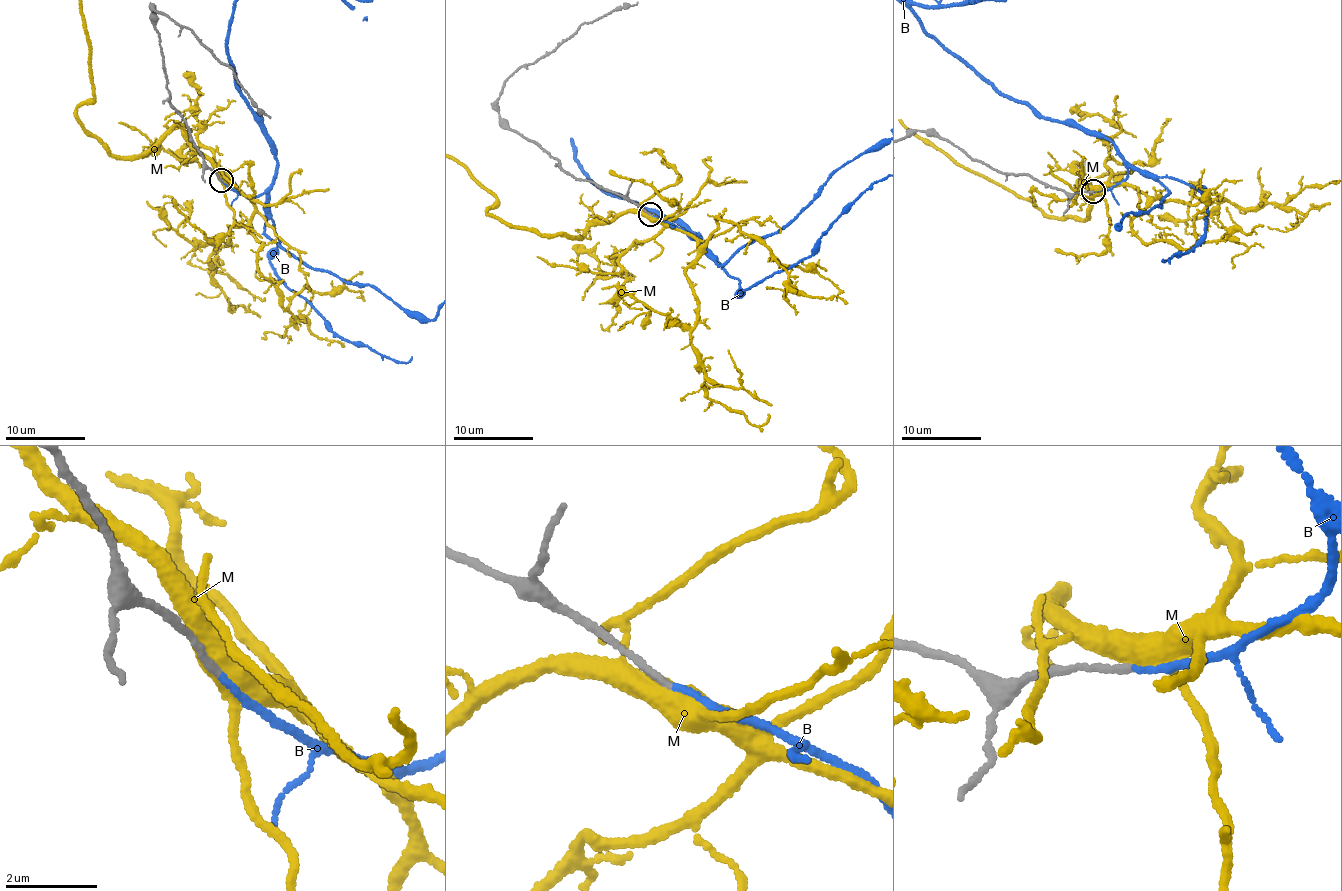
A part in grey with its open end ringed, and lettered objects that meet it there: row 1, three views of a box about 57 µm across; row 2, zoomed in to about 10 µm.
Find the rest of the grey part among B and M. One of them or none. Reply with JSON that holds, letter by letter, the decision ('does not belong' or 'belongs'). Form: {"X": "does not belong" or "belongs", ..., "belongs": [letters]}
{"B": "belongs", "M": "does not belong", "belongs": ["B"]}

